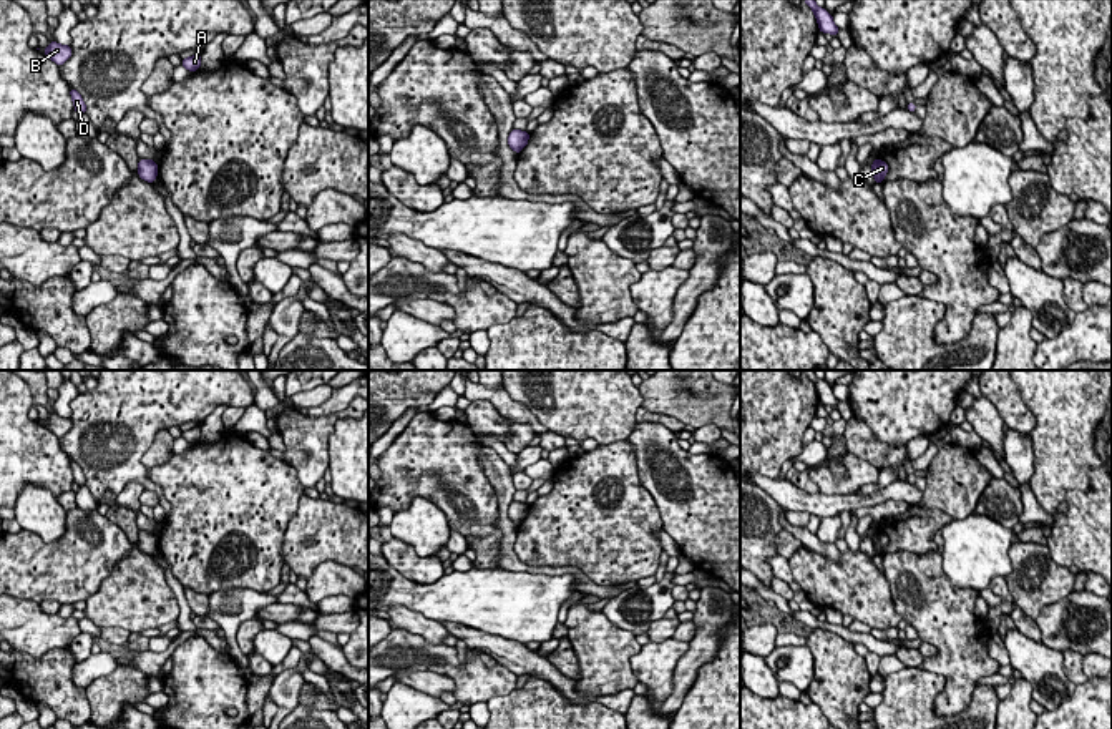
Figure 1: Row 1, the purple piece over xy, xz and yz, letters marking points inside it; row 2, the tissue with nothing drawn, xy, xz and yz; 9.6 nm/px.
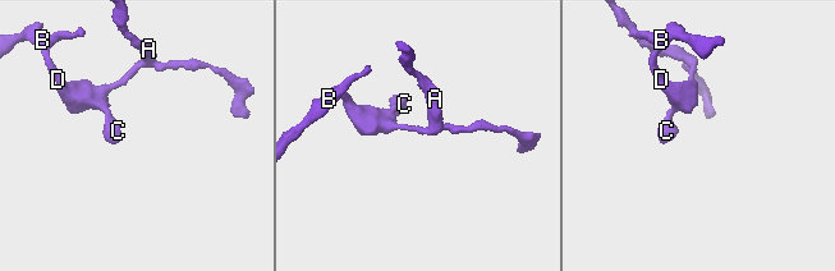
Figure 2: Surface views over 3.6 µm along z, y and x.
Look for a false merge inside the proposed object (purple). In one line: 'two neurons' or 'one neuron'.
one neuron

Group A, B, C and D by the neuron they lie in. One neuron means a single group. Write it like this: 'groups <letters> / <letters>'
groups A B C D

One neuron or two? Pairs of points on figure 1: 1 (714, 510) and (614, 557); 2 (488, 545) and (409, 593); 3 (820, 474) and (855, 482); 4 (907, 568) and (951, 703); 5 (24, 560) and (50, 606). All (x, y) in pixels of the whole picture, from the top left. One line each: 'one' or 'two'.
1: two
2: two
3: one
4: one
5: two

